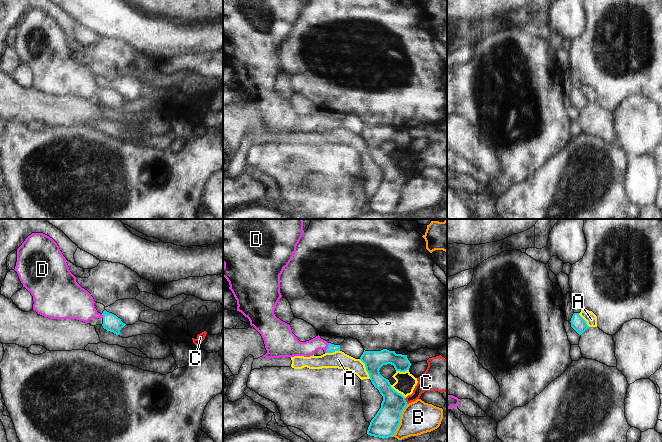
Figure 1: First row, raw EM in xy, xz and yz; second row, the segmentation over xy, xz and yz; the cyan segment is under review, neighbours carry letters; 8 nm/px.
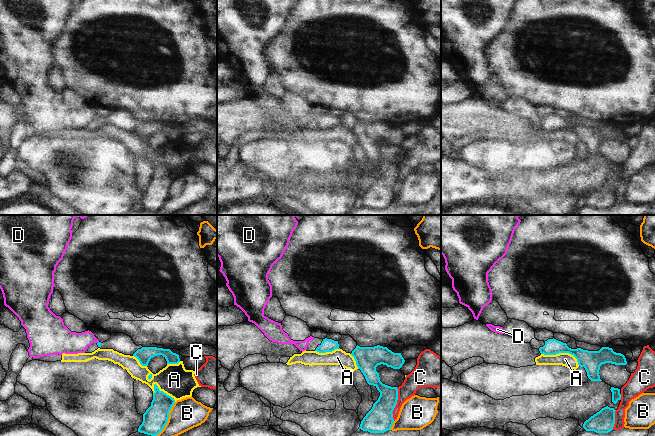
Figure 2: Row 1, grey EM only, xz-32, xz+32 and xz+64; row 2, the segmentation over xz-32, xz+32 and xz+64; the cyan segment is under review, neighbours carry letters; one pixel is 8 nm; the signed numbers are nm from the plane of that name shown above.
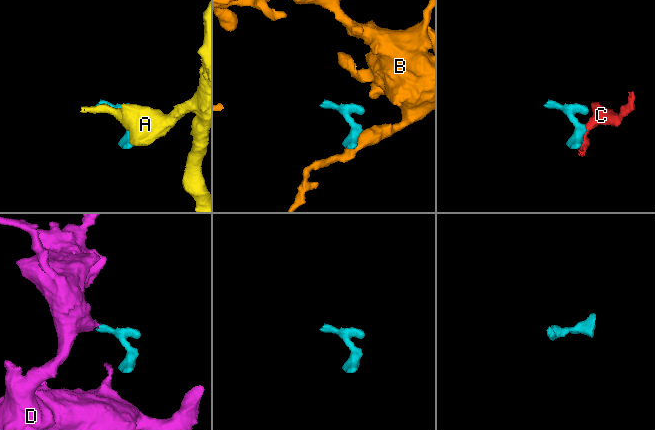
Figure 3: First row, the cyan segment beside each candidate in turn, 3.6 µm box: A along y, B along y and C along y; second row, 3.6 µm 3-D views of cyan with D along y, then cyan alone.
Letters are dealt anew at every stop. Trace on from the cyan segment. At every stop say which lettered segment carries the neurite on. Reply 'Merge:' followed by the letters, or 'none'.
Merge: D

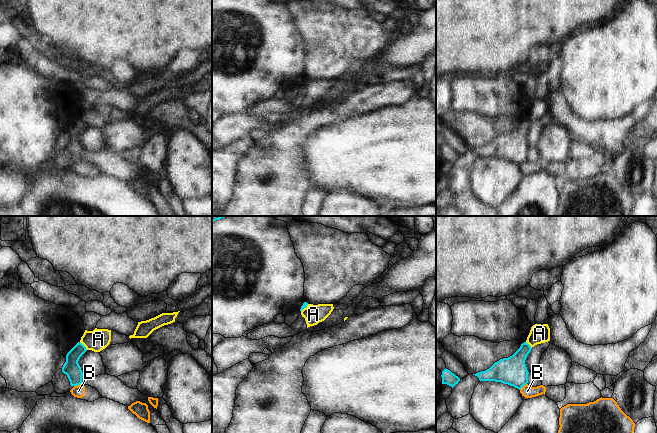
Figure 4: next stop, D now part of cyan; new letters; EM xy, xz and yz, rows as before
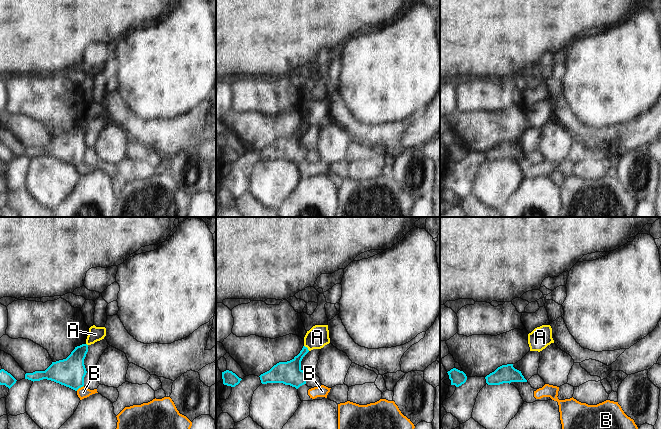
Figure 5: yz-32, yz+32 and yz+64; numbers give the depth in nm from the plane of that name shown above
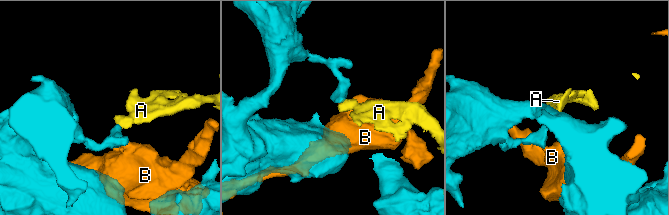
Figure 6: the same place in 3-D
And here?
Merge: none

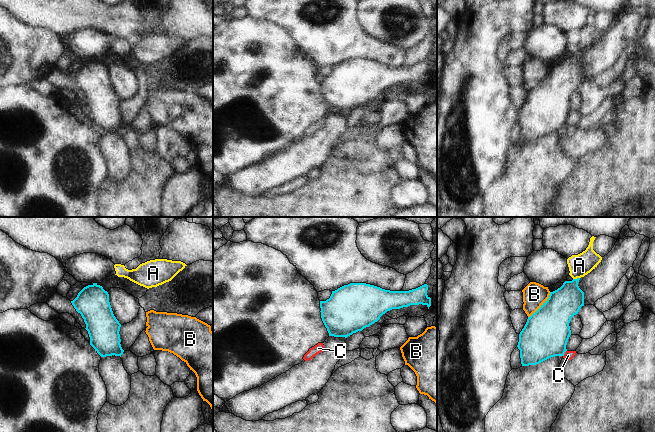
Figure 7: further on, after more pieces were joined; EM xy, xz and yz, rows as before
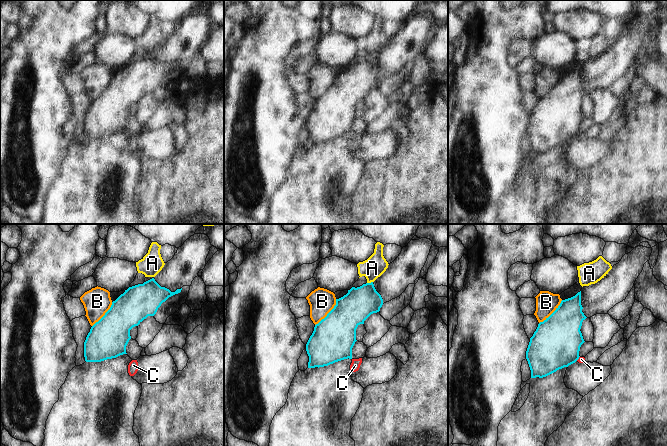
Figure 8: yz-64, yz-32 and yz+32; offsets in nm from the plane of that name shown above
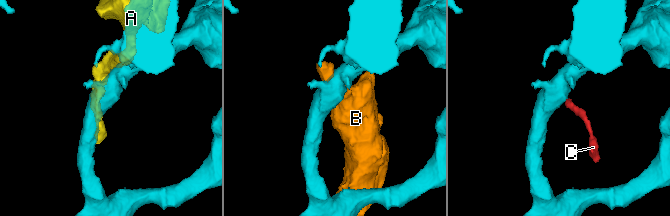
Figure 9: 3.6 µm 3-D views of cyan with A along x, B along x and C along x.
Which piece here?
Merge: none

